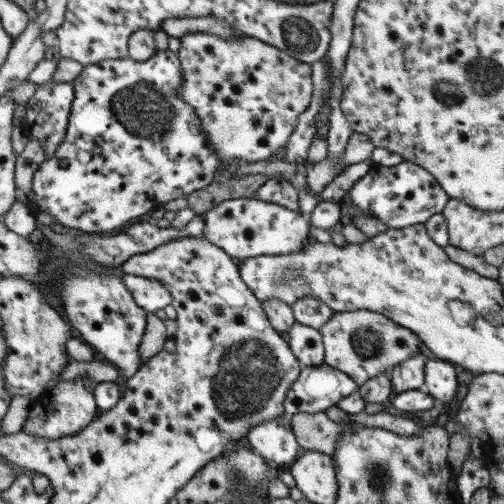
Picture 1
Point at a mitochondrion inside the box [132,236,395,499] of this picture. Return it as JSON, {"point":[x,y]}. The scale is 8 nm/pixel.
{"point":[249,374]}

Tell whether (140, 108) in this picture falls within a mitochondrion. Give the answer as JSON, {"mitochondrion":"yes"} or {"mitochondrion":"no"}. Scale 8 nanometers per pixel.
{"mitochondrion":"yes"}

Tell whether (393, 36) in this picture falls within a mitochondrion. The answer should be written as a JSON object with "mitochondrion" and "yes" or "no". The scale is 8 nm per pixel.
{"mitochondrion":"no"}

